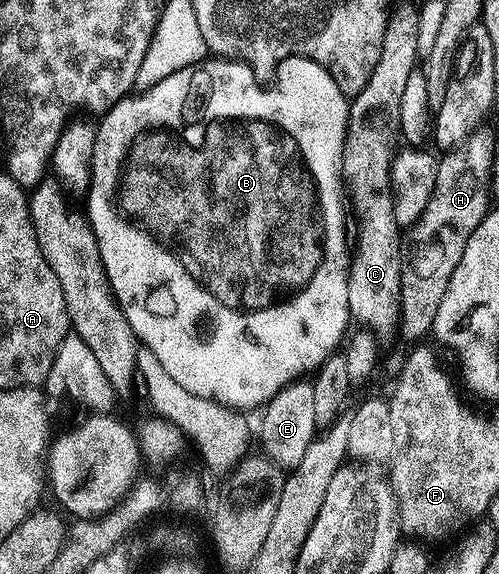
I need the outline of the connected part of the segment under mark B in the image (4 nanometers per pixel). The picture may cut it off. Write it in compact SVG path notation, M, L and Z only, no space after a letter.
M303 57L281 61L269 87L263 87L244 63L207 59L191 70L168 75L168 79L156 83L156 87L143 89L137 95L139 97L123 97L101 114L99 121L102 122L97 122L94 130L96 147L92 151L90 191L84 197L84 213L96 235L106 282L110 284L110 292L122 308L134 336L145 349L156 355L161 366L172 375L173 382L180 383L185 391L200 399L214 401L227 410L257 410L285 385L303 375L313 374L339 348L351 328L349 325L352 325L348 307L351 255L348 248L348 205L344 200L342 180L348 98L320 63Z

